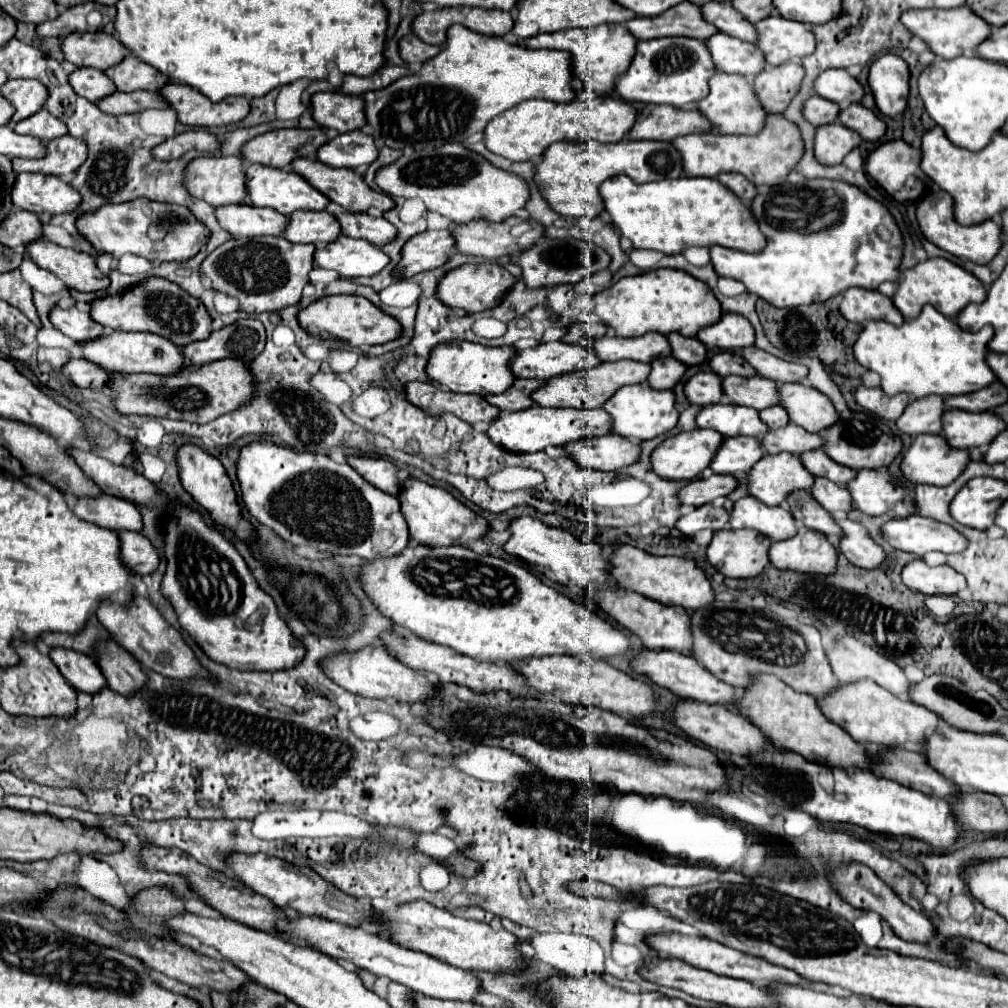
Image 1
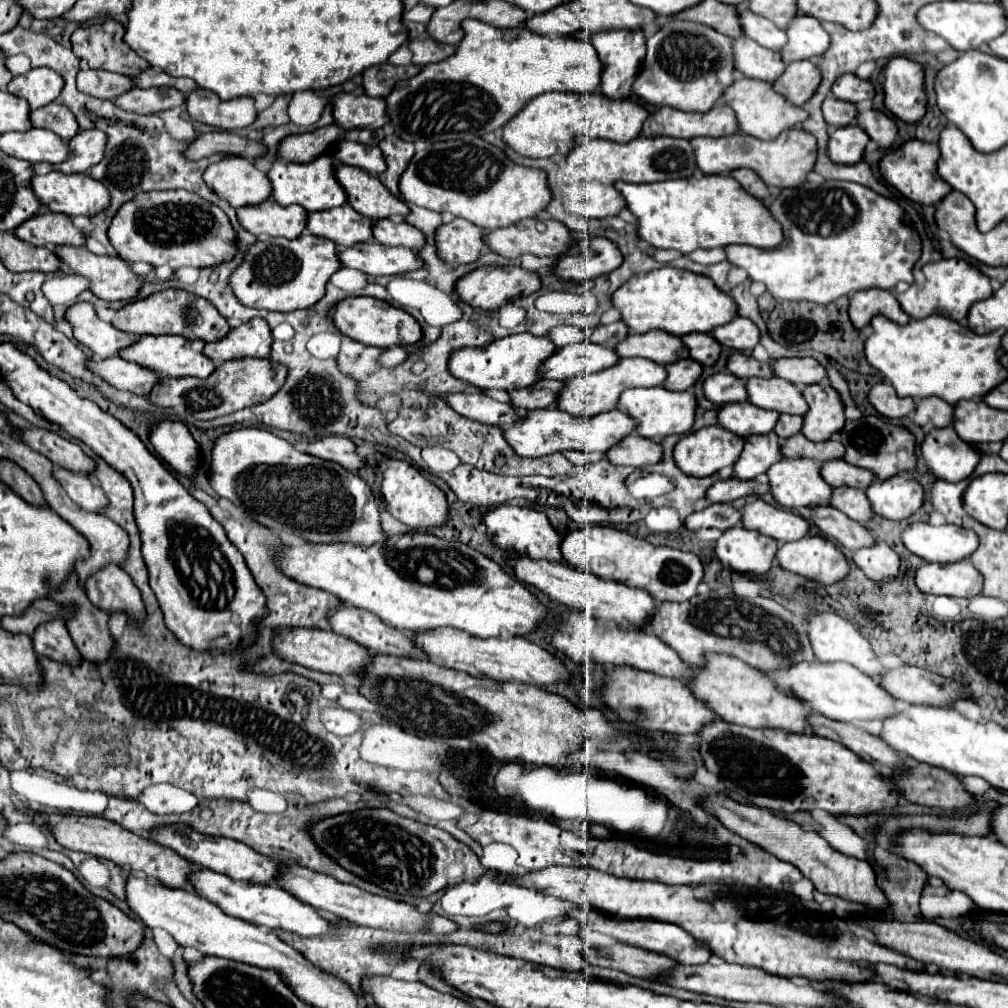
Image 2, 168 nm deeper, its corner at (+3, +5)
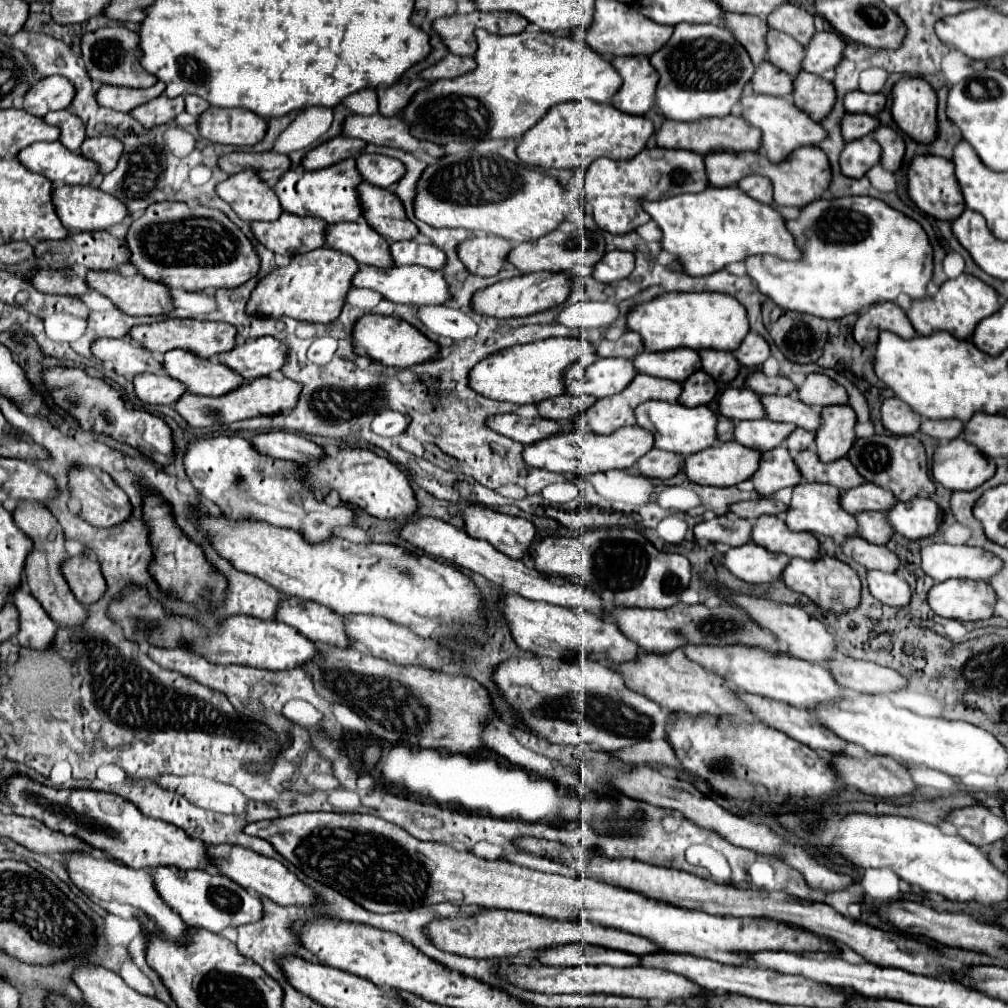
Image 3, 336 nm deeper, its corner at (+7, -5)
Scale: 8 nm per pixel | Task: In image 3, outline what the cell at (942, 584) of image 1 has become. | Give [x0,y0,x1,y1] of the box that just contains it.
[927,579,997,621]

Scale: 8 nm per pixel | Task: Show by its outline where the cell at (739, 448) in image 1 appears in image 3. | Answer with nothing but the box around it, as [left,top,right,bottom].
[749,445,801,495]

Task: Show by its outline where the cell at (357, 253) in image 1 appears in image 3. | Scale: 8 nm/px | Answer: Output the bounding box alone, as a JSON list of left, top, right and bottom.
[353,265,449,305]

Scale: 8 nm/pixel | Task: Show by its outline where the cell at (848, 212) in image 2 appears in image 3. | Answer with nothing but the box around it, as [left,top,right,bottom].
[745,197,933,319]

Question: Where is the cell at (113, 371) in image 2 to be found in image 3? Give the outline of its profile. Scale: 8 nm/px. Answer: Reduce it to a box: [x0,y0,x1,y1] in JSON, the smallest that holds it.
[133,373,185,407]

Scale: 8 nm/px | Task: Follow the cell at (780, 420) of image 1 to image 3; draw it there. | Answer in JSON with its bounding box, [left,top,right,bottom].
[785,427,813,453]

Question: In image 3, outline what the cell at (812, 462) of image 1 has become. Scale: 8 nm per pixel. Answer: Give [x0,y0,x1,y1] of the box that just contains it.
[839,483,895,513]

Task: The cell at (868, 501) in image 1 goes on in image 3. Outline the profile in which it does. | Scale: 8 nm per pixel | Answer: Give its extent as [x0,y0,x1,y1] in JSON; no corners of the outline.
[885,497,941,539]

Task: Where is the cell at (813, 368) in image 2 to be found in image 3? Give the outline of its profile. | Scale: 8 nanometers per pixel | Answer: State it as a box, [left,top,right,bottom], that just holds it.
[795,373,847,407]

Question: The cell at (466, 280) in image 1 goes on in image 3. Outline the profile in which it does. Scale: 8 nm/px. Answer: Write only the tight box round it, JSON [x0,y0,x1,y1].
[471,273,571,319]

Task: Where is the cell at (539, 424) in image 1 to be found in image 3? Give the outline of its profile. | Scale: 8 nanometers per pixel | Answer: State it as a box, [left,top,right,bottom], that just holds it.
[523,425,653,477]

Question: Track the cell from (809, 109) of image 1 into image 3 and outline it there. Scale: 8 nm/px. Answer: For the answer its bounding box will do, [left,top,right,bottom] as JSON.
[841,113,879,141]

